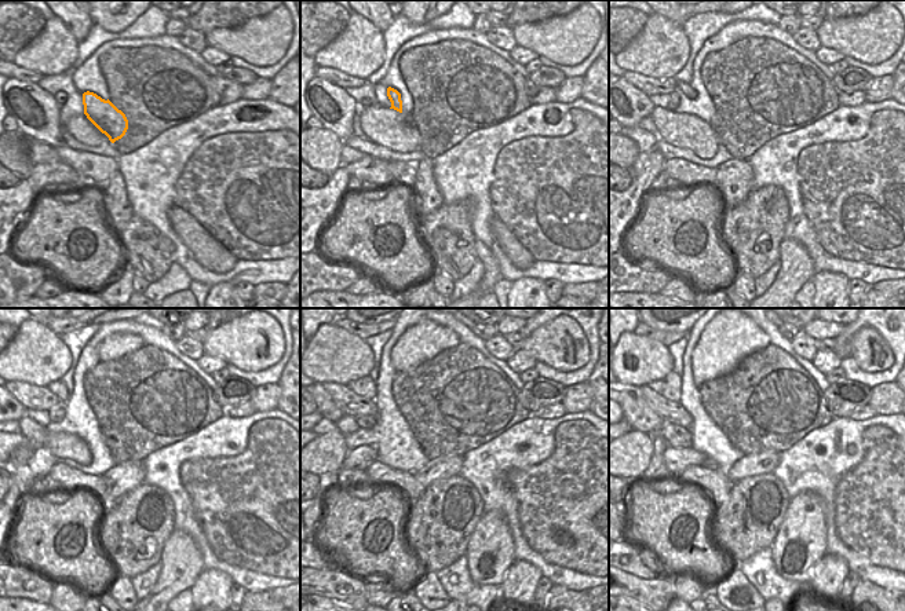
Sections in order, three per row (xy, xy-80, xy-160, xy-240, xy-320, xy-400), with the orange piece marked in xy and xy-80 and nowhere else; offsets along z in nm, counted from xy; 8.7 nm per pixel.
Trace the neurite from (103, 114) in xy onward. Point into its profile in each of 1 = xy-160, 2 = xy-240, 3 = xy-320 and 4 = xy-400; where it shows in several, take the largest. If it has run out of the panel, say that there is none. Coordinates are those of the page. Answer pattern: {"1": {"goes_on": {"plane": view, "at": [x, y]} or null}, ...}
{"1": {"goes_on": {"plane": "xy-160", "at": [681, 86]}}, "2": {"goes_on": {"plane": "xy-240", "at": [55, 387]}}, "3": {"goes_on": {"plane": "xy-320", "at": [365, 387]}}, "4": {"goes_on": {"plane": "xy-400", "at": [670, 387]}}}

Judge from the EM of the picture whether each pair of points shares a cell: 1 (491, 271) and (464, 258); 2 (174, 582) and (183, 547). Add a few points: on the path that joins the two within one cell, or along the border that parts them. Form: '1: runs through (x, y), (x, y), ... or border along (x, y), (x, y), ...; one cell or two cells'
1: border along (475, 240), (475, 256), (478, 260); two cells
2: runs through (175, 574), (175, 569), (181, 563), (181, 555); one cell

